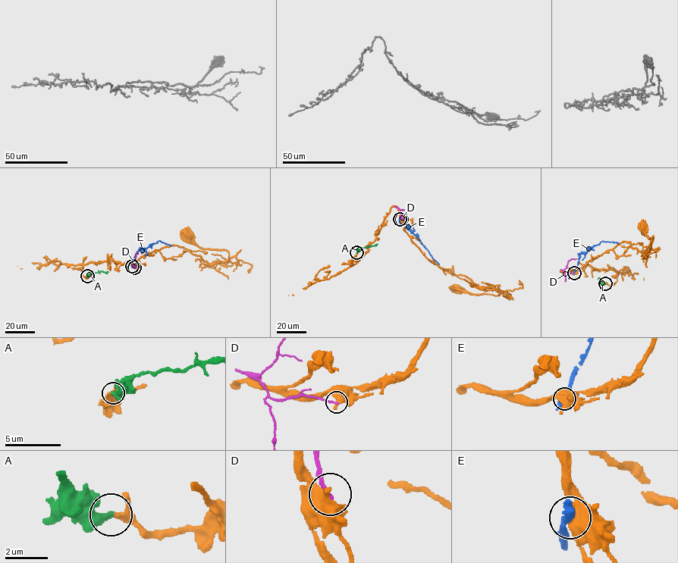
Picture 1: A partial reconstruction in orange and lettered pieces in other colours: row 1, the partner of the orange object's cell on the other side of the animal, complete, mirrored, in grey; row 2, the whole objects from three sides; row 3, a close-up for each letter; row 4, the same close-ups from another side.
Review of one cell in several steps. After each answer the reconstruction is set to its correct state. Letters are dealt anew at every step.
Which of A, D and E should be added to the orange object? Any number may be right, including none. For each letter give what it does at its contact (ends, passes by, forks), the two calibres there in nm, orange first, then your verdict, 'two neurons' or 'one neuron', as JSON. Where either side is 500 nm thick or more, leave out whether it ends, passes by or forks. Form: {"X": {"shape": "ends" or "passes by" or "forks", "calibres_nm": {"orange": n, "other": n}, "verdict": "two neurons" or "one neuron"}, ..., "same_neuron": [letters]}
{"A": {"shape": "ends", "calibres_nm": {"orange": 280, "other": 400}, "verdict": "one neuron"}, "D": {"calibres_nm": {"orange": 600, "other": 150}, "verdict": "two neurons"}, "E": {"calibres_nm": {"orange": 600, "other": 480}, "verdict": "two neurons"}, "same_neuron": ["A"]}

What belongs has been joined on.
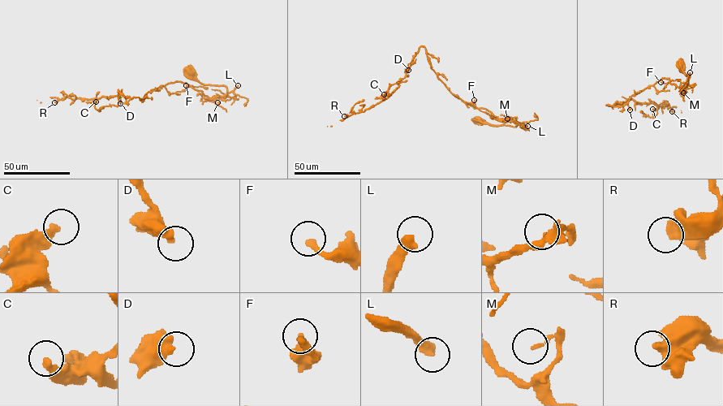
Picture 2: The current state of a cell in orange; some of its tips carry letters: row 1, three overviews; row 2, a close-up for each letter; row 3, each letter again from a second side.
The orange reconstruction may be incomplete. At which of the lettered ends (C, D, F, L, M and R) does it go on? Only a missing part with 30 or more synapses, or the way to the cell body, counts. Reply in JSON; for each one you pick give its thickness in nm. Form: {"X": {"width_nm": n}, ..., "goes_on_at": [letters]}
{"L": {"width_nm": 400}, "goes_on_at": ["L"]}

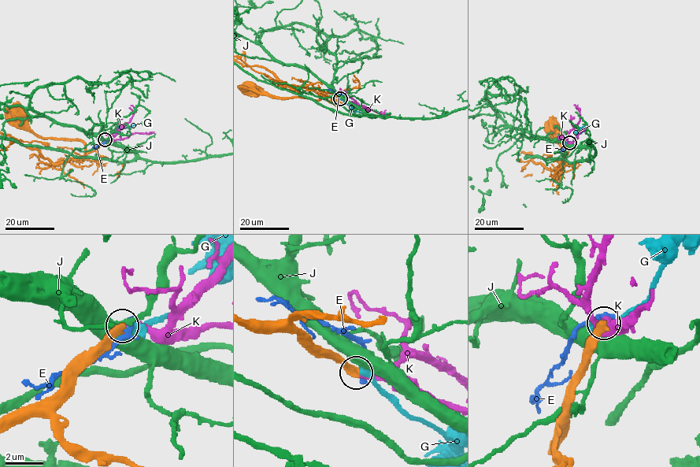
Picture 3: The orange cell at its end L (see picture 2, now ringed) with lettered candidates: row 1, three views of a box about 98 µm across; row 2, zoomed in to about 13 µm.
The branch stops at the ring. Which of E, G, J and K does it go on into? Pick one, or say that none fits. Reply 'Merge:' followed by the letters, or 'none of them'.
Merge: K

